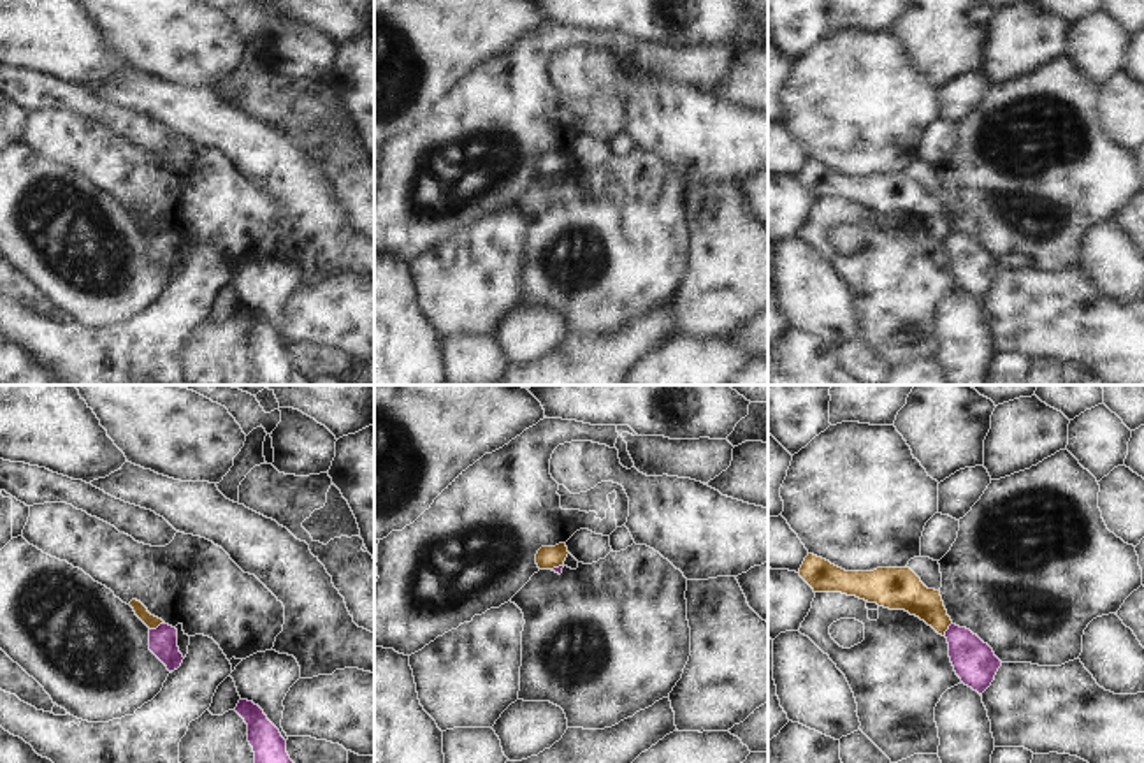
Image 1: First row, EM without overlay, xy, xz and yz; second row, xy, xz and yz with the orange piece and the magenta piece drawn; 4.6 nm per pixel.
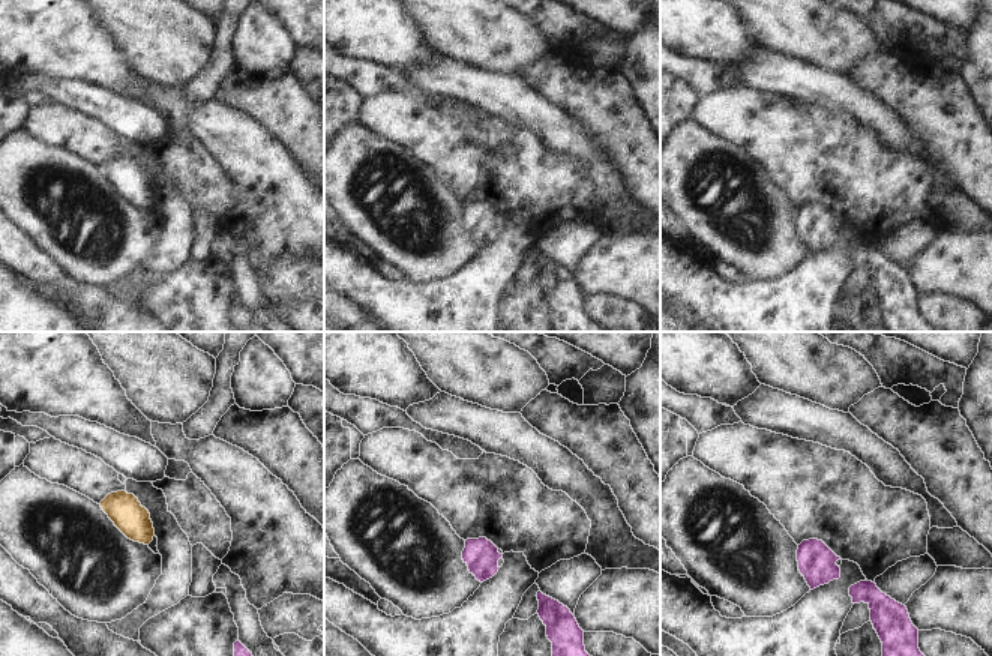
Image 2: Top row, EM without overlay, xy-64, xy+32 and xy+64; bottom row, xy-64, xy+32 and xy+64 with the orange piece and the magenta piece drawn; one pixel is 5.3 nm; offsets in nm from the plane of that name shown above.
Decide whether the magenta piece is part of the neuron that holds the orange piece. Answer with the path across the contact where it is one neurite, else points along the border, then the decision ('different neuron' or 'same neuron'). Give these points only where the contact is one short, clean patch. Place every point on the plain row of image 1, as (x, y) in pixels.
along xy (164, 229), (150, 236) | different neuron

